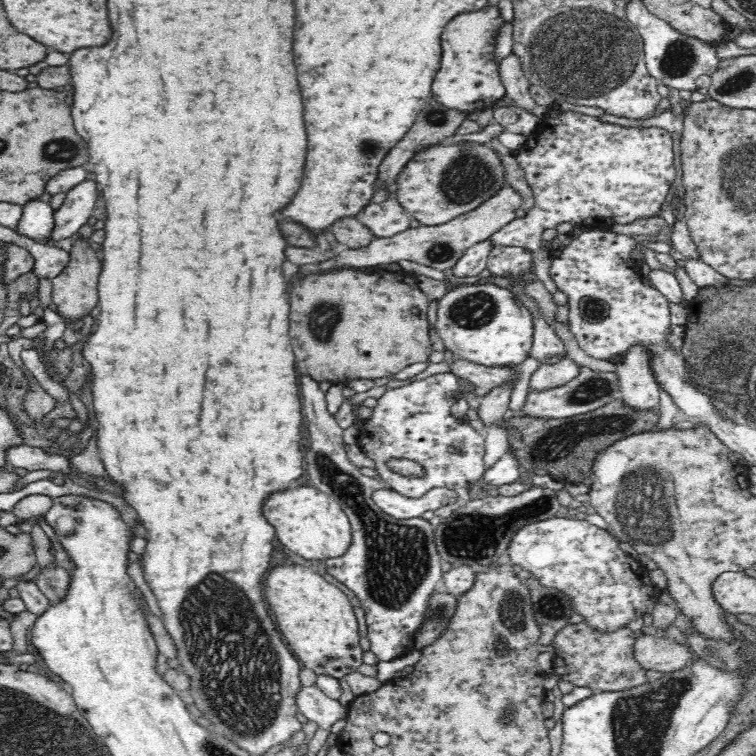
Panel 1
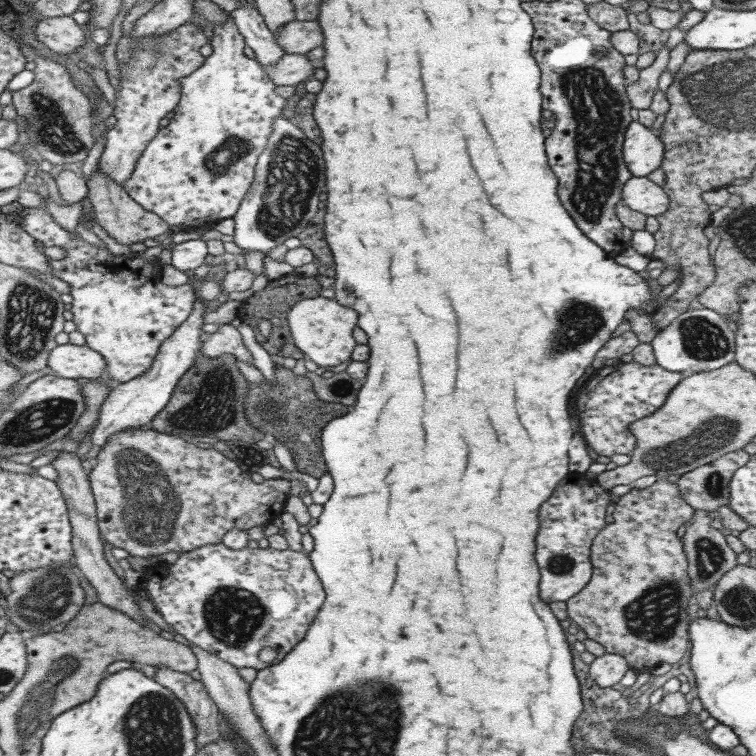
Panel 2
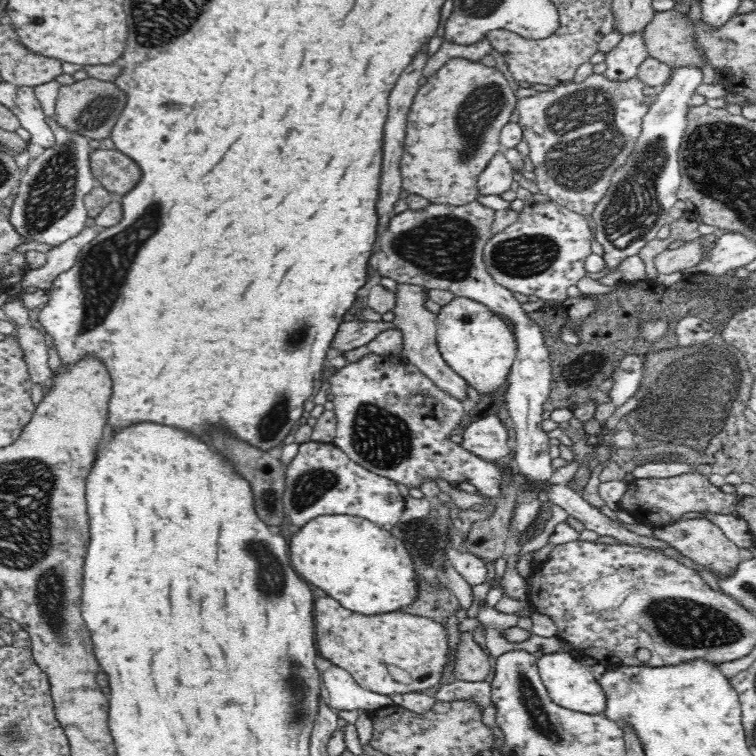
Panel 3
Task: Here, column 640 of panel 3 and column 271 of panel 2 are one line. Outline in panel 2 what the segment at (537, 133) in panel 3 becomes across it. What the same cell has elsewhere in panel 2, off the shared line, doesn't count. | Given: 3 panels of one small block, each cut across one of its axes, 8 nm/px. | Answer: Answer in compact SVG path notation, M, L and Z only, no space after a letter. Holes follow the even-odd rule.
M233 16L214 26L211 40L213 54L191 76L181 82L182 95L169 124L160 127L158 134L147 144L137 160L132 177L124 189L128 196L141 207L156 213L170 226L200 228L212 225L217 220L232 218L238 210L249 186L254 182L254 168L258 155L264 150L273 129L273 122L287 100L275 94L270 76L266 75L259 62L244 54L246 41L238 32Z

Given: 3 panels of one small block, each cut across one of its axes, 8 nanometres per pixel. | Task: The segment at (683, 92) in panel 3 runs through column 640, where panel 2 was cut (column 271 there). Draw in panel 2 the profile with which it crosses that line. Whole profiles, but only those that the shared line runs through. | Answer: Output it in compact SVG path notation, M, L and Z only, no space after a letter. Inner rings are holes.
M278 116L273 122L273 129L268 137L264 150L258 155L256 168L254 168L254 182L249 186L236 214L232 217L235 230L232 238L234 244L243 250L243 254L250 250L259 250L266 254L268 250L282 244L292 236L298 236L308 222L318 212L320 194L324 188L324 160L322 160L321 145L316 145L290 120Z

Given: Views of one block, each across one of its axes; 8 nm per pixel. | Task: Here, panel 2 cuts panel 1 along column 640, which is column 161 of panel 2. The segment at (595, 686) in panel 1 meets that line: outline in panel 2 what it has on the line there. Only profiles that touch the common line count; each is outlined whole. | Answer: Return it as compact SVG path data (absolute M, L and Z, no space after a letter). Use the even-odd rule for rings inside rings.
M165 666L156 667L158 671L153 679L172 691L172 694L187 708L197 730L195 743L198 748L219 740L222 735L218 724L222 721L222 715L214 699L207 693L204 684L184 672L174 671Z

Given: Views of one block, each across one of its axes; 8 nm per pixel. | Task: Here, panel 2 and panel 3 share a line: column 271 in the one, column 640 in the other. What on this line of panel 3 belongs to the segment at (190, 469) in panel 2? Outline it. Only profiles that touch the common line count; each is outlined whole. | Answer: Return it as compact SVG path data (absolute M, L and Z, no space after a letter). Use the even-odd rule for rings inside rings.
M682 473L669 478L634 479L628 483L627 491L619 500L619 507L635 516L641 523L650 527L668 527L684 521L684 514L690 512L711 512L714 514L736 514L736 504L741 496L726 493L710 483L706 475Z

